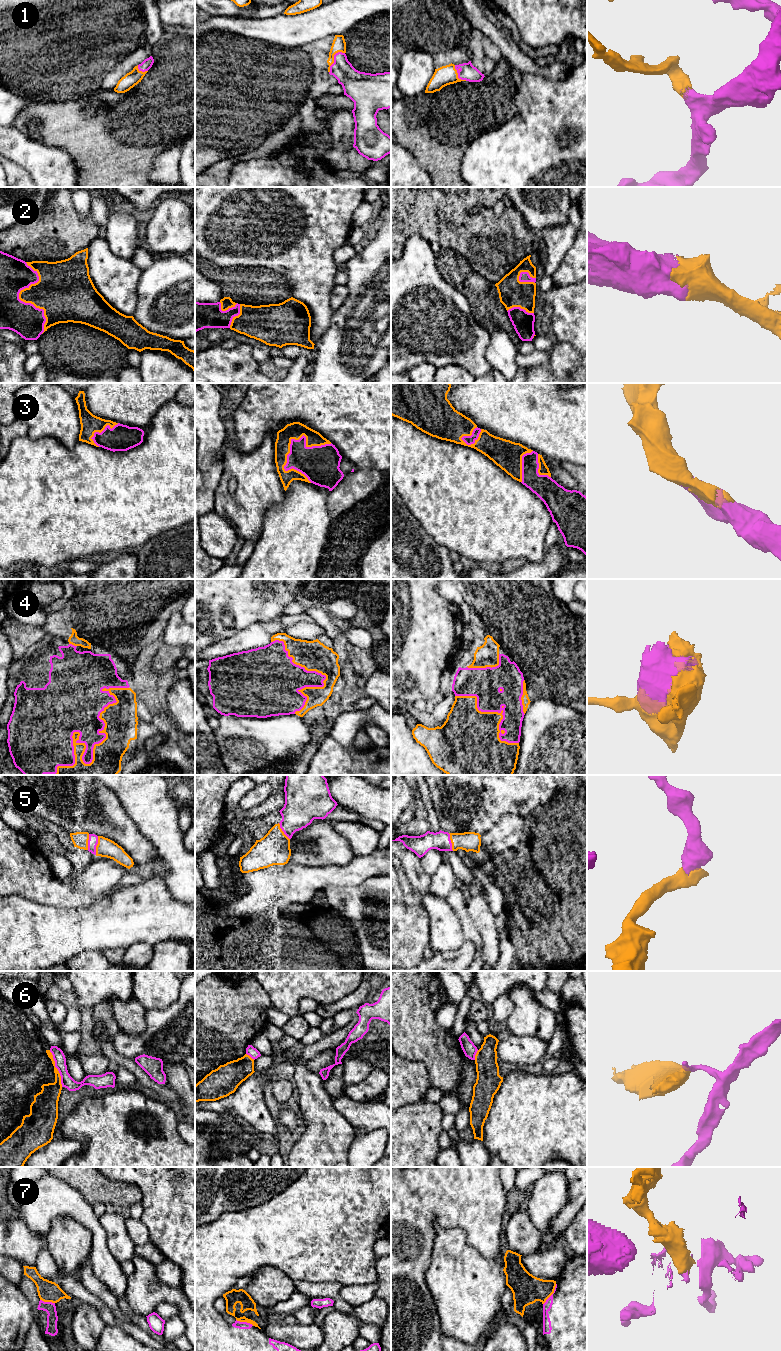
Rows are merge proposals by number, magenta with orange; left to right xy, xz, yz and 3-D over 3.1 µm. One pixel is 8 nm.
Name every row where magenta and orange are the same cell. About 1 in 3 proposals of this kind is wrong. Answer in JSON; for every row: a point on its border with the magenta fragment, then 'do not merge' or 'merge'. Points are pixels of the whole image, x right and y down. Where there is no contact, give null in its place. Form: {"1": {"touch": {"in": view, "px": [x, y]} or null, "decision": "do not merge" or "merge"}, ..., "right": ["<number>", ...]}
{"1": {"touch": {"in": "xz", "px": [334, 59]}, "decision": "merge"}, "2": {"touch": {"in": "xy", "px": [20, 300]}, "decision": "merge"}, "3": {"touch": {"in": "xz", "px": [300, 438]}, "decision": "merge"}, "4": {"touch": {"in": "xy", "px": [85, 763]}, "decision": "merge"}, "5": {"touch": {"in": "xy", "px": [96, 845]}, "decision": "merge"}, "6": {"touch": {"in": "xy", "px": [56, 1067]}, "decision": "do not merge"}, "7": {"touch": {"in": "yz", "px": [552, 1294]}, "decision": "do not merge"}, "right": ["1", "2", "3", "4", "5"]}

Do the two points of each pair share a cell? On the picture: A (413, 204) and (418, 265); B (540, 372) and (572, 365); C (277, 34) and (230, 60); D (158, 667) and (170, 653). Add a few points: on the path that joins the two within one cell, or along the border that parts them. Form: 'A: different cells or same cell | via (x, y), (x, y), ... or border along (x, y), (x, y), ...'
A: different cells | border along (430, 242), (419, 234), (409, 234), (402, 252)
B: same cell | via (548, 372), (564, 372)
C: different cells | border along (241, 35), (247, 38), (267, 41), (274, 45)
D: same cell | via (161, 664), (167, 656)

